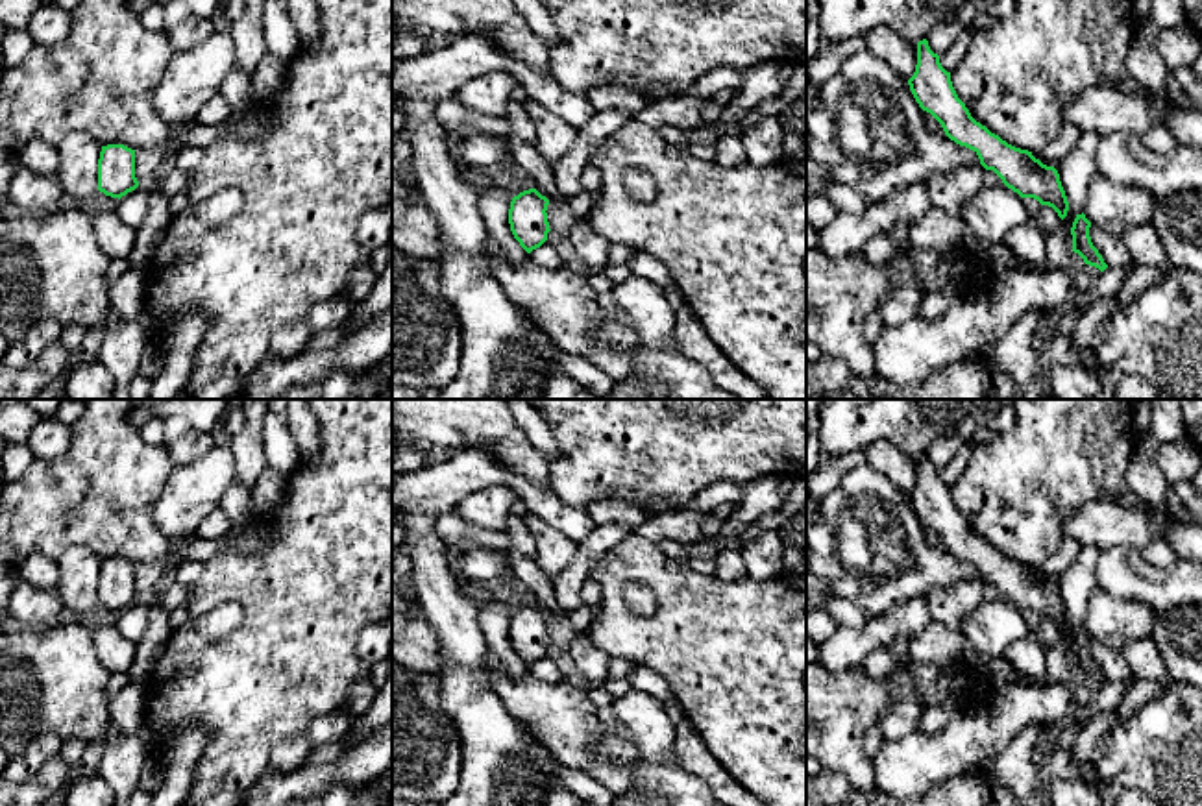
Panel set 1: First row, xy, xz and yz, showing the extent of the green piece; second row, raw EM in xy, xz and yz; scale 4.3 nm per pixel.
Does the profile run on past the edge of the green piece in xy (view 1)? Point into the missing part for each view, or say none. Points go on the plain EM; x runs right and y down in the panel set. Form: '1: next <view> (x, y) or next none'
1: next none

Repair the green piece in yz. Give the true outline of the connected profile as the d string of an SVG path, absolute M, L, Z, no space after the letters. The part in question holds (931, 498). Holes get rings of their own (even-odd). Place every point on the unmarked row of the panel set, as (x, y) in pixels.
M926 453L917 457L917 479L908 499L919 521L941 538L945 549L973 564L980 579L993 584L1008 603L1021 612L1034 612L1052 621L1061 634L1067 630L1069 616L1058 584L976 536L958 512L951 486L941 481L939 470L930 464Z

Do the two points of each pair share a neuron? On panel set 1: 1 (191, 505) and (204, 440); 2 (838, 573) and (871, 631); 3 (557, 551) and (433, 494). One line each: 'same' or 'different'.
1: different
2: different
3: different

